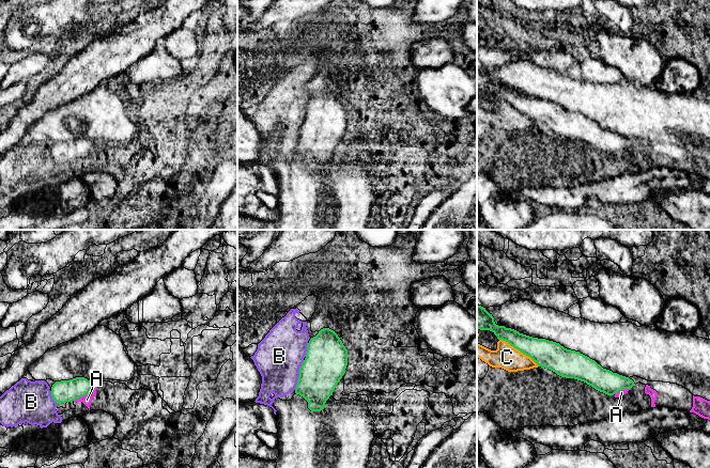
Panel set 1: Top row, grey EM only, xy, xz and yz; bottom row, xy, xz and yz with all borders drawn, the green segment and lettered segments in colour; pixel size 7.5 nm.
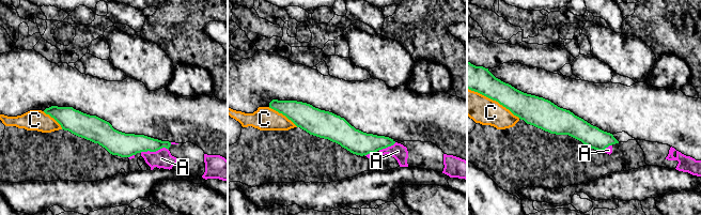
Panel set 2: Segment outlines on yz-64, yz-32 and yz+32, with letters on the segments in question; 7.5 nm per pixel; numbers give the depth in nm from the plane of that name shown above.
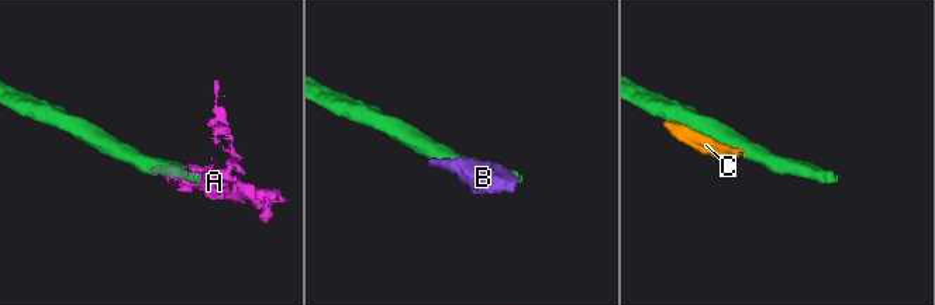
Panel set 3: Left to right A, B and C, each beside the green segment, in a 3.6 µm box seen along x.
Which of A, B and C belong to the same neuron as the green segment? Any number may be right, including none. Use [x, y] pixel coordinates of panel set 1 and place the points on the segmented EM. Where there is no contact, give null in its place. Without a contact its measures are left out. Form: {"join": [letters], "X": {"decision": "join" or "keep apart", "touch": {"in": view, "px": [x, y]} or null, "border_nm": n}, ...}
{"join": ["A"], "A": {"decision": "join", "touch": {"in": "xy", "px": [85, 394]}, "border_nm": 200}, "B": {"decision": "keep apart", "touch": {"in": "xz", "px": [299, 375]}, "border_nm": 240}, "C": {"decision": "keep apart", "touch": {"in": "yz", "px": [520, 350]}, "border_nm": 360}}

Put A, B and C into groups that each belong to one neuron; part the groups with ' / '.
A / B C

